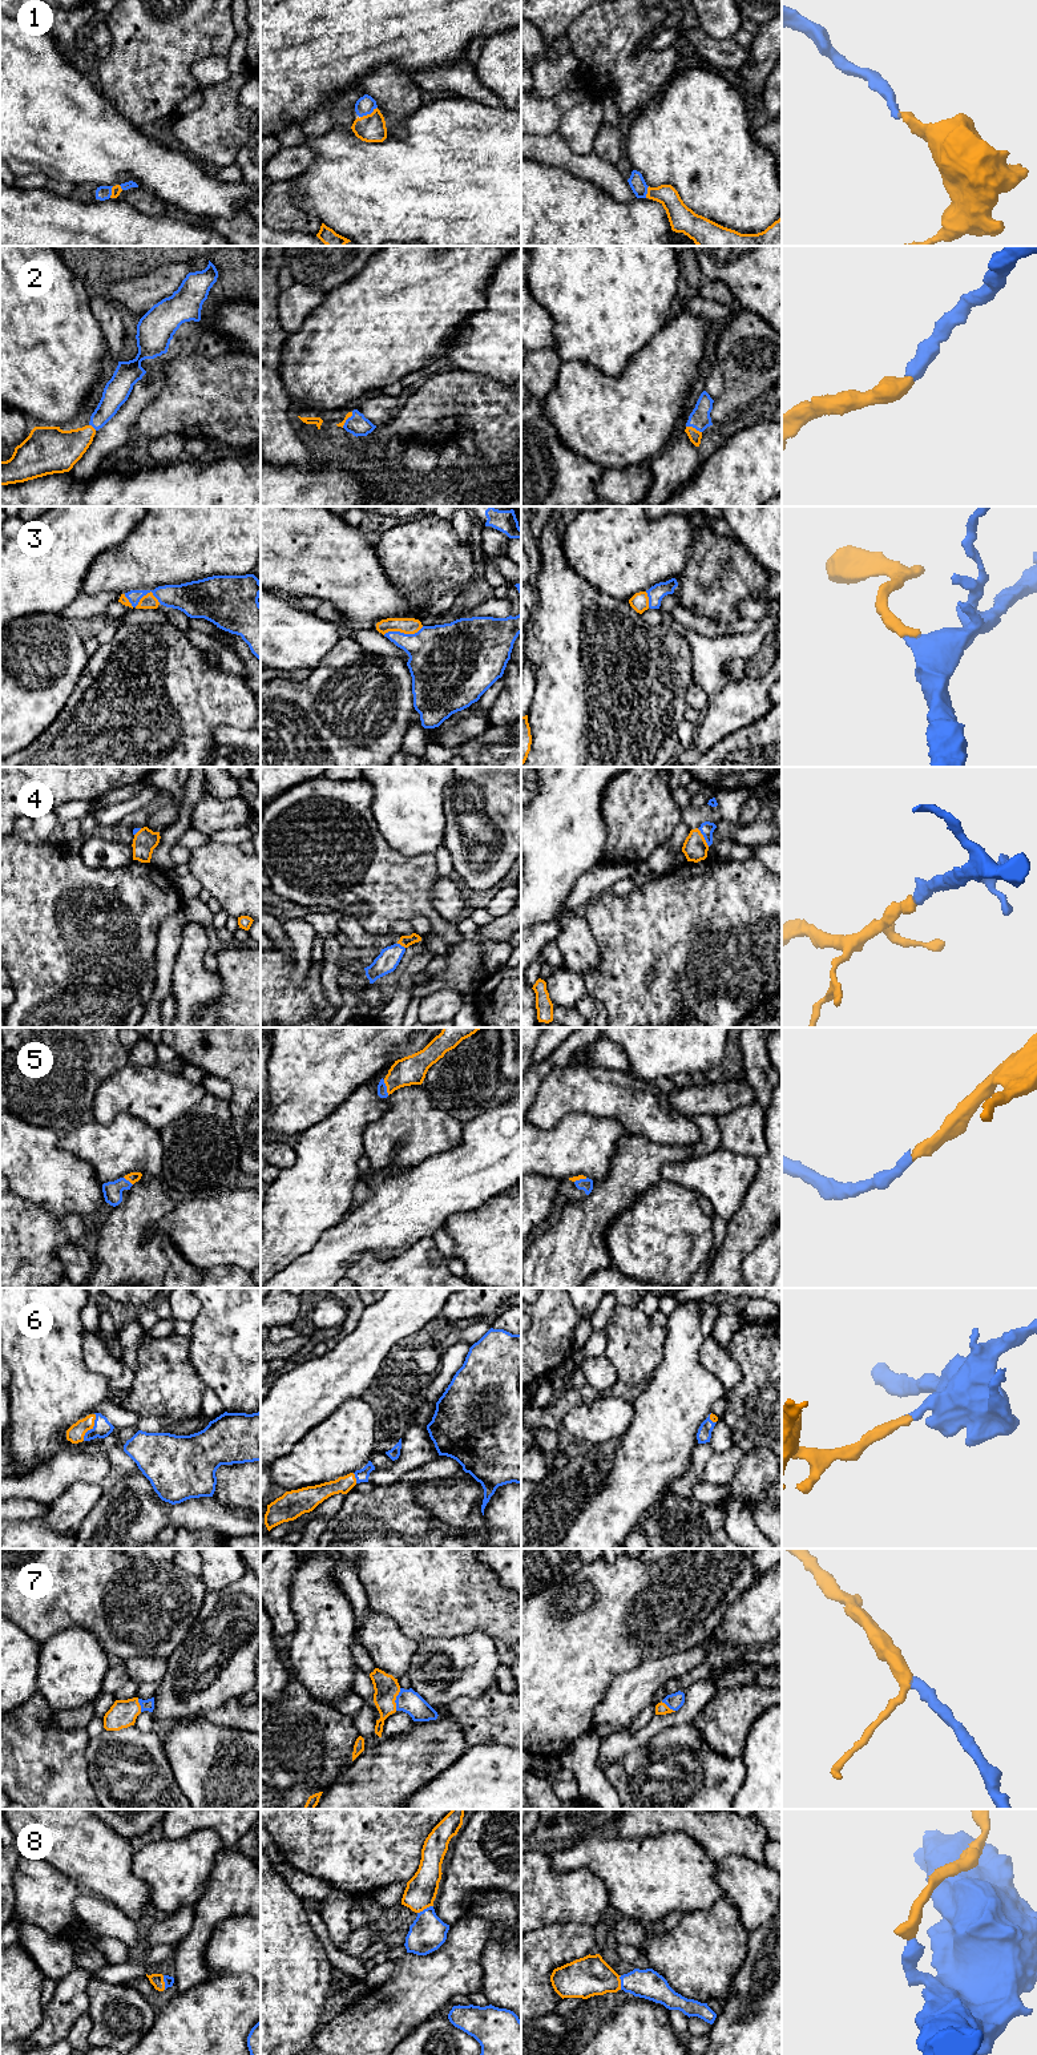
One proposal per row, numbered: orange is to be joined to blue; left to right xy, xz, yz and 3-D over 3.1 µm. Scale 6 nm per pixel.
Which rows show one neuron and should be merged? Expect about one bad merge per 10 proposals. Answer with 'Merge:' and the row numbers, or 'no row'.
Merge: 1, 2, 3, 4, 5, 6, 7, 8

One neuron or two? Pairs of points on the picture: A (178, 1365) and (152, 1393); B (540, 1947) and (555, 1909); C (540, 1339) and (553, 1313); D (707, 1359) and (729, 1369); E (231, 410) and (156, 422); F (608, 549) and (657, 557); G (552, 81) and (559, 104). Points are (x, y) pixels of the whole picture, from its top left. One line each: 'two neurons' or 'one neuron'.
A: one neuron
B: two neurons
C: one neuron
D: one neuron
E: one neuron
F: one neuron
G: two neurons

